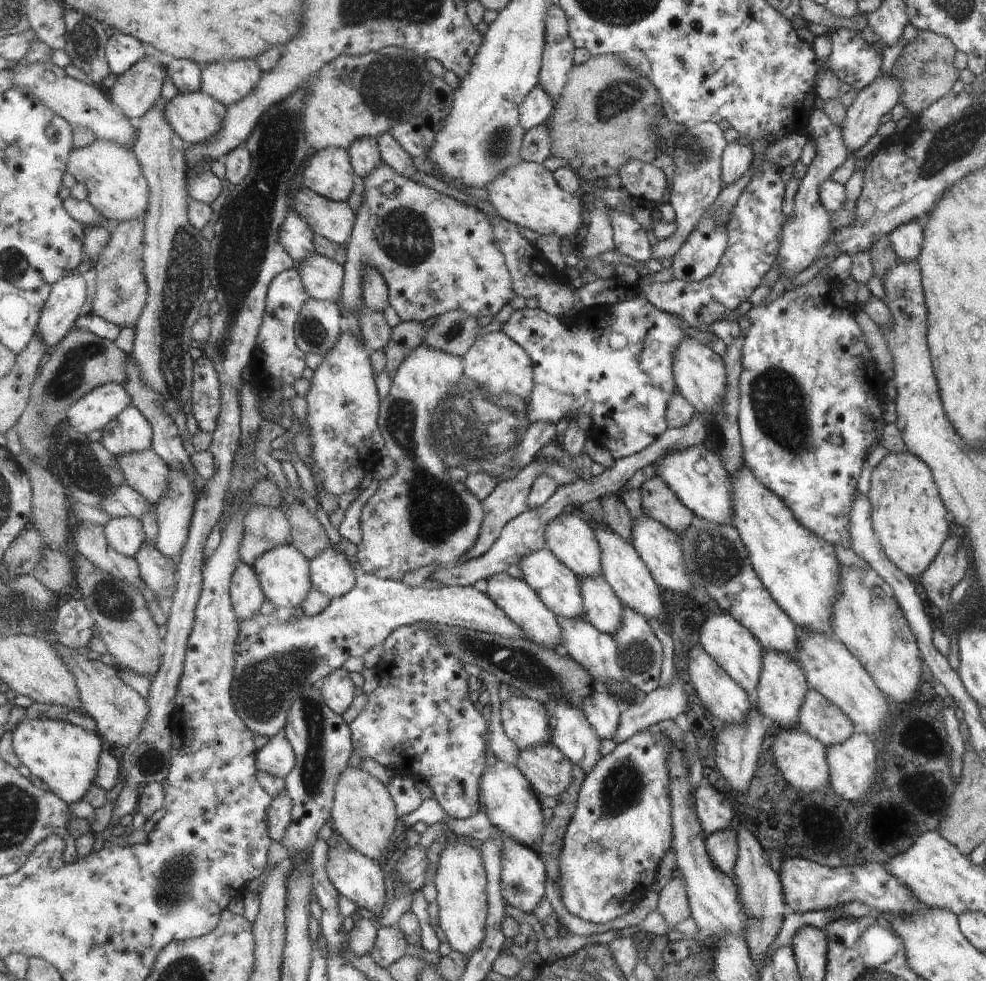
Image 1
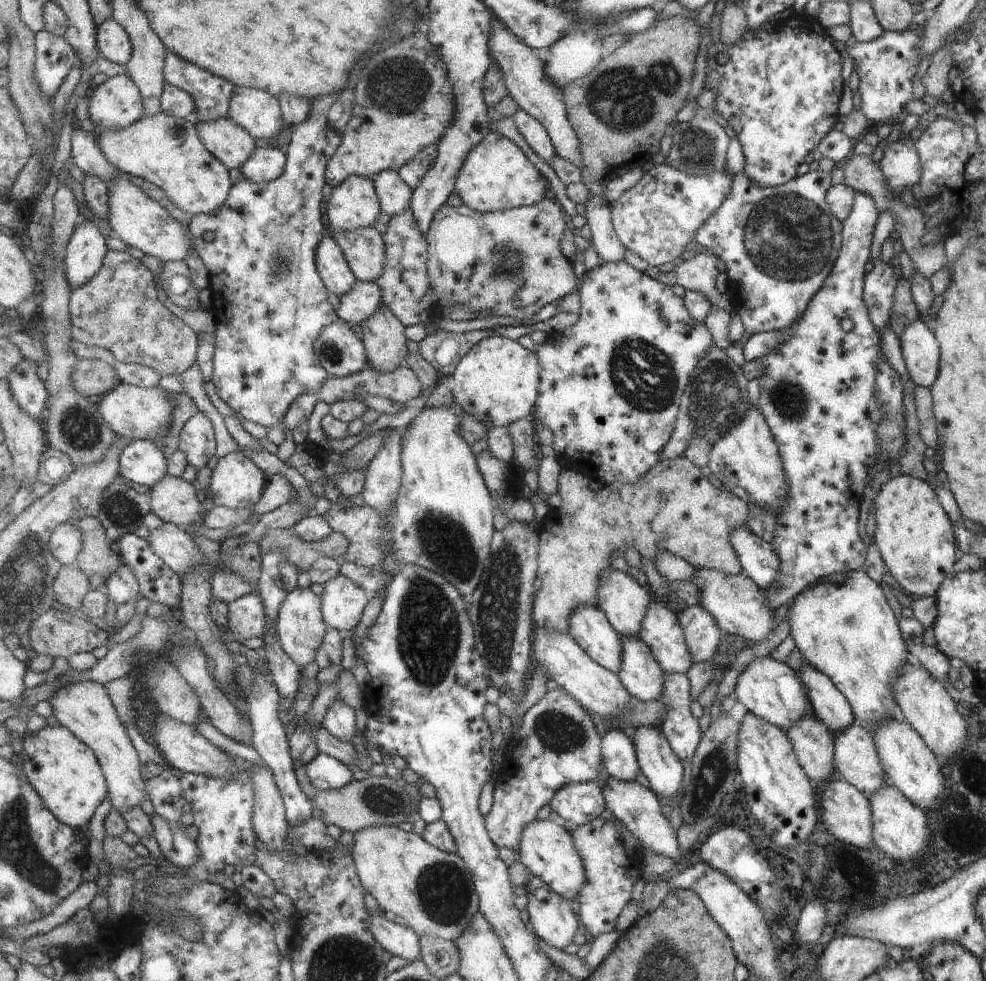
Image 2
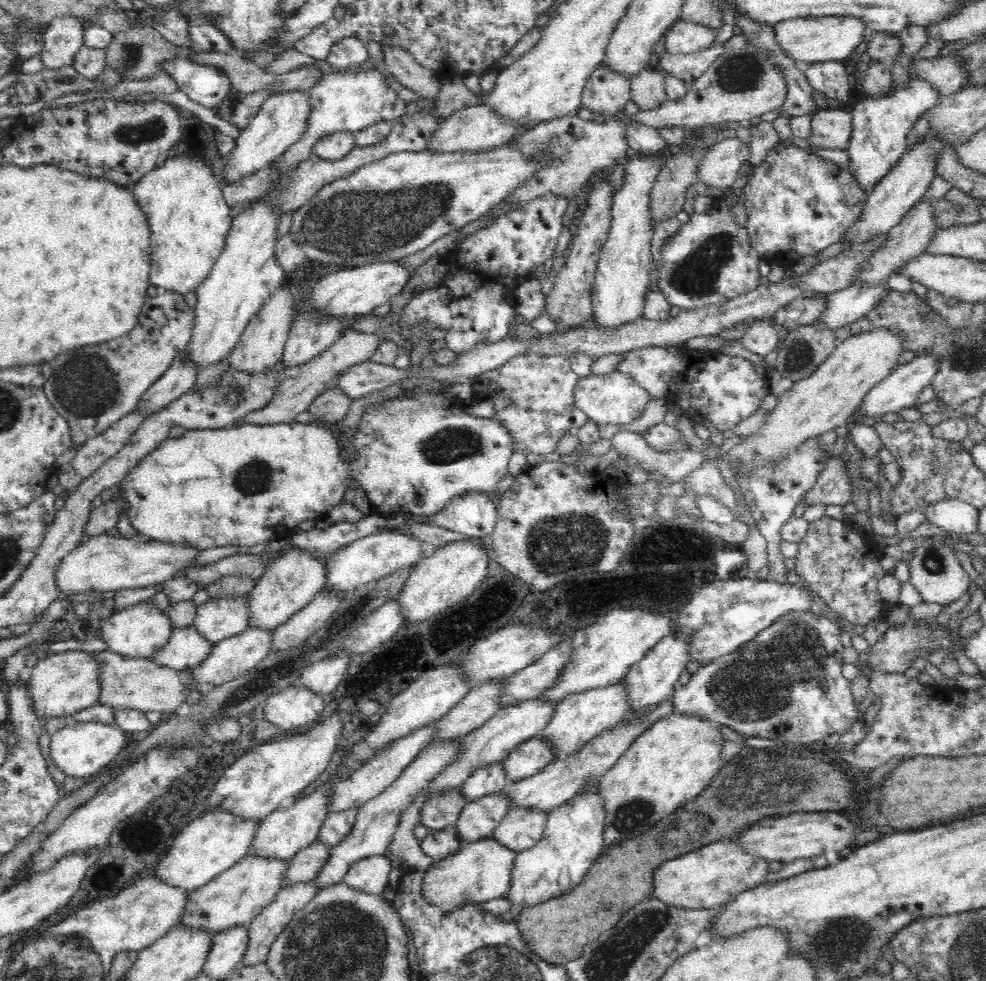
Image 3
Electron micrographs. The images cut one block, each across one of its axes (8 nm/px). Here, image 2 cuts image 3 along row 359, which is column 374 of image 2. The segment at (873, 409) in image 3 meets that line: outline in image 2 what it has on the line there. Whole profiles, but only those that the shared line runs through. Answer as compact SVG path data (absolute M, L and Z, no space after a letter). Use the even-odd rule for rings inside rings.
M369 911L369 930L373 931L377 942L393 956L405 958L409 964L422 960L421 939L413 928L399 925L388 914L376 914Z

